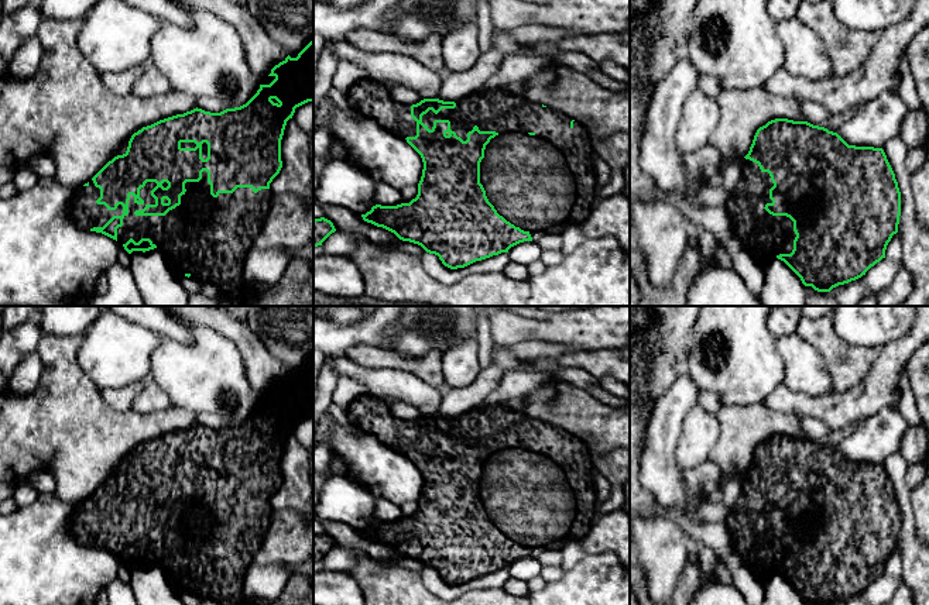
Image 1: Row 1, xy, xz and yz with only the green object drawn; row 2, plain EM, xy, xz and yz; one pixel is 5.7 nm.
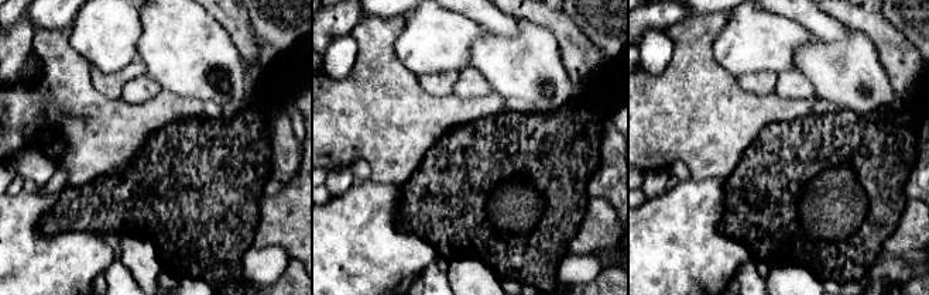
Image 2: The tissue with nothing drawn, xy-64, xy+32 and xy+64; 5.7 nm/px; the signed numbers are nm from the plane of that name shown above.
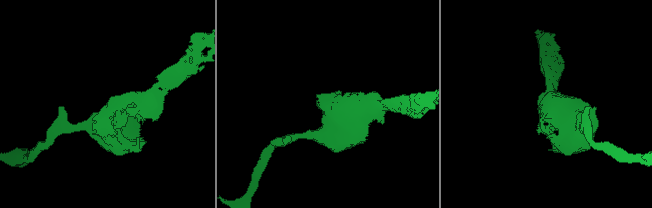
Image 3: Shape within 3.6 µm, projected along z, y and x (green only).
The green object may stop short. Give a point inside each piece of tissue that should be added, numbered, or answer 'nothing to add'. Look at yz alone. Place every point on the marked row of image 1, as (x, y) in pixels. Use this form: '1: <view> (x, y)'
1: yz (764, 236)

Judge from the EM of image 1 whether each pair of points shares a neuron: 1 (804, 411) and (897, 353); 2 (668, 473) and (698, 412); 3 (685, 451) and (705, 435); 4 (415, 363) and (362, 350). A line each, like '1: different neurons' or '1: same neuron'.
1: same neuron
2: different neurons
3: same neuron
4: same neuron

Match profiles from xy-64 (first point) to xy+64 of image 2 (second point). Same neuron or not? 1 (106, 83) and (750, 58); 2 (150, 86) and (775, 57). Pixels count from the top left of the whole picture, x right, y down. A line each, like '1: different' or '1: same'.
1: different
2: different

